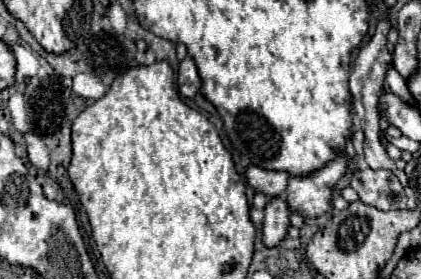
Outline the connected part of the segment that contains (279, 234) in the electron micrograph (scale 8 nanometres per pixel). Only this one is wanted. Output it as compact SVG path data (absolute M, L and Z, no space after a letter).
M272 197L266 203L264 213L266 213L264 225L262 225L264 245L274 247L284 239L284 235L290 227L290 207L288 207L284 197Z

